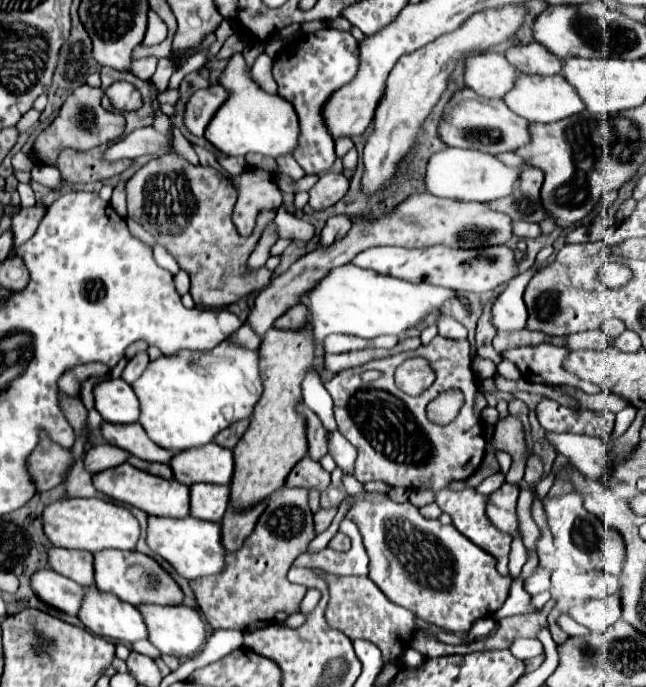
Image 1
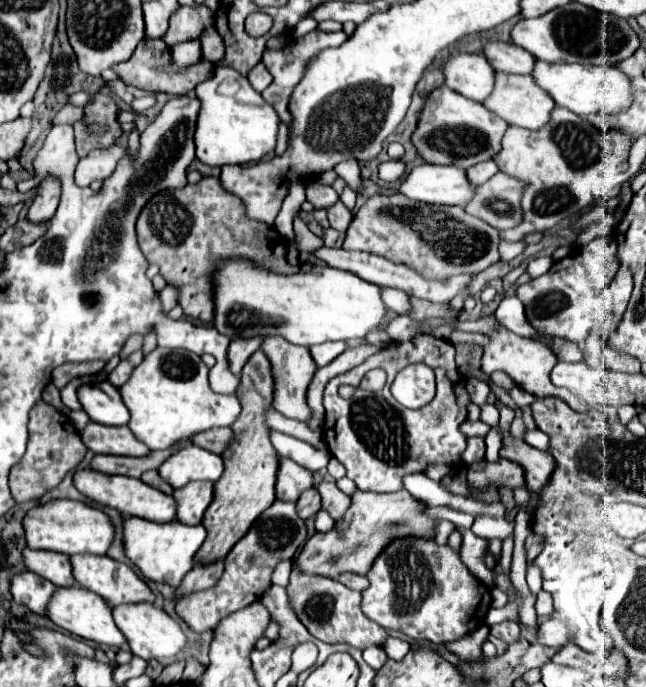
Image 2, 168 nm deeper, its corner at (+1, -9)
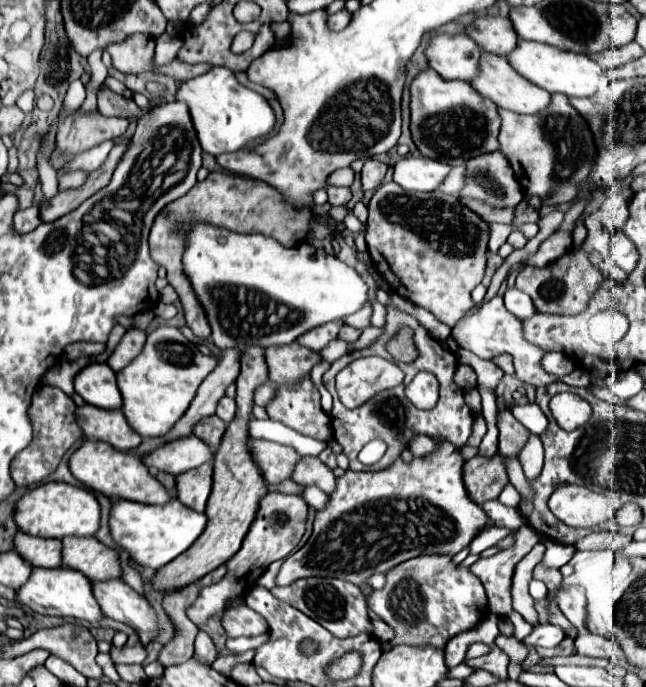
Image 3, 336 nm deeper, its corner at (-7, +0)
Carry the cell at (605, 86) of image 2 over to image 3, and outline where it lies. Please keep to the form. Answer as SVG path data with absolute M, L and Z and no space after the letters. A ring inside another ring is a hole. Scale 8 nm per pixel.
M520 40L518 50L512 50L512 54L508 56L508 62L514 64L514 70L518 74L522 74L532 84L548 90L550 94L560 92L566 96L580 96L580 98L592 96L592 94L596 94L598 86L602 84L602 76L604 76L604 68L598 66L596 62L592 62L586 54L568 52L568 50L554 48L554 46L542 44L542 42Z

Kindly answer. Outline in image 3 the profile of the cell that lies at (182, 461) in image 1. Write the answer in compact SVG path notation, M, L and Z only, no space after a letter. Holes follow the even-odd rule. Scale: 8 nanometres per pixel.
M196 436L178 438L174 442L166 442L166 446L158 446L154 454L146 454L146 458L140 458L144 466L154 466L168 474L182 474L186 470L198 468L206 462L212 462L214 452Z

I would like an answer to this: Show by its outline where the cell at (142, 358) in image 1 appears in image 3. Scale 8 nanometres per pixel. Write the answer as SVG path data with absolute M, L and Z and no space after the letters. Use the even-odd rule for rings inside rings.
M130 328L126 330L126 334L122 336L120 344L116 346L114 354L108 358L108 366L118 372L122 370L124 366L130 364L132 358L136 358L140 354L140 350L144 348L144 342L146 342L146 332L138 330L138 328Z

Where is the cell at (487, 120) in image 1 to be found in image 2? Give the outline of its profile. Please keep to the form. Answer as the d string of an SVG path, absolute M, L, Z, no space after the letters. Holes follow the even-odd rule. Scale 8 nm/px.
M448 87L434 89L420 113L418 127L412 135L412 143L426 163L436 165L458 165L468 169L480 161L492 159L502 149L502 135L506 133L508 123L486 109L482 103L470 101Z

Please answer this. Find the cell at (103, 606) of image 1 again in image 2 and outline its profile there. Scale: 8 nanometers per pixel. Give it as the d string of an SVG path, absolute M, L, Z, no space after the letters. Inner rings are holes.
M62 587L56 589L54 599L48 605L48 617L62 629L66 629L72 635L78 635L82 639L110 645L110 647L122 647L126 645L126 637L122 631L118 631L114 617L112 617L112 607L96 593L84 589L84 587Z

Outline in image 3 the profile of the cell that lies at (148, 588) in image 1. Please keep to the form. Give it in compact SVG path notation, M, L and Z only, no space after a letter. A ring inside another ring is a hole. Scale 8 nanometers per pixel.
M62 538L62 564L80 570L90 580L120 578L118 554L96 538Z

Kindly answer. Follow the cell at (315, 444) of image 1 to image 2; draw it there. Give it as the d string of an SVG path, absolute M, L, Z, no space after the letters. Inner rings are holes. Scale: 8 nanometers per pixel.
M276 335L274 337L266 337L260 349L268 355L268 359L272 363L272 373L274 373L274 381L276 381L274 409L280 411L284 417L308 423L312 411L310 411L310 407L306 403L306 391L308 391L310 379L314 377L314 371L316 371L316 363L314 363L310 351L306 347L292 345L286 339L276 337Z

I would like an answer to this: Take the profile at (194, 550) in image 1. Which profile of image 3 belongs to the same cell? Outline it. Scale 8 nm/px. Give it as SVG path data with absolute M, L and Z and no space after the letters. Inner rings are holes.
M170 492L170 502L166 504L140 504L140 502L132 502L132 500L112 500L112 508L110 508L110 534L114 538L114 542L118 546L122 546L136 564L140 566L150 566L154 570L166 566L168 562L172 562L176 556L180 556L182 552L186 552L196 538L204 532L206 528L206 514L200 514L196 510L190 510L188 506L182 506L182 502L178 502L176 492Z

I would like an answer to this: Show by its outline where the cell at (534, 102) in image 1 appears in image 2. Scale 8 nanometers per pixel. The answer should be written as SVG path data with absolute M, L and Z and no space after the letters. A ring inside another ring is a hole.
M496 73L496 85L492 95L484 101L484 107L488 107L490 111L494 111L496 115L500 115L504 121L508 121L510 125L516 127L524 127L530 131L542 129L548 121L550 121L550 113L554 111L556 103L554 99L550 99L550 95L546 91L542 91L542 87L538 87L534 83L532 75L510 75L510 73Z

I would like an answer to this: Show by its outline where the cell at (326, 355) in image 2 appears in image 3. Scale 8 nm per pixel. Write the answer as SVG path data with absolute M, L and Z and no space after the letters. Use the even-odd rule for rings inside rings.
M328 322L326 326L316 326L312 332L308 330L306 334L302 334L302 338L298 338L298 342L302 342L302 346L310 346L310 350L320 352L330 340L336 338L338 330L342 324L336 322Z

